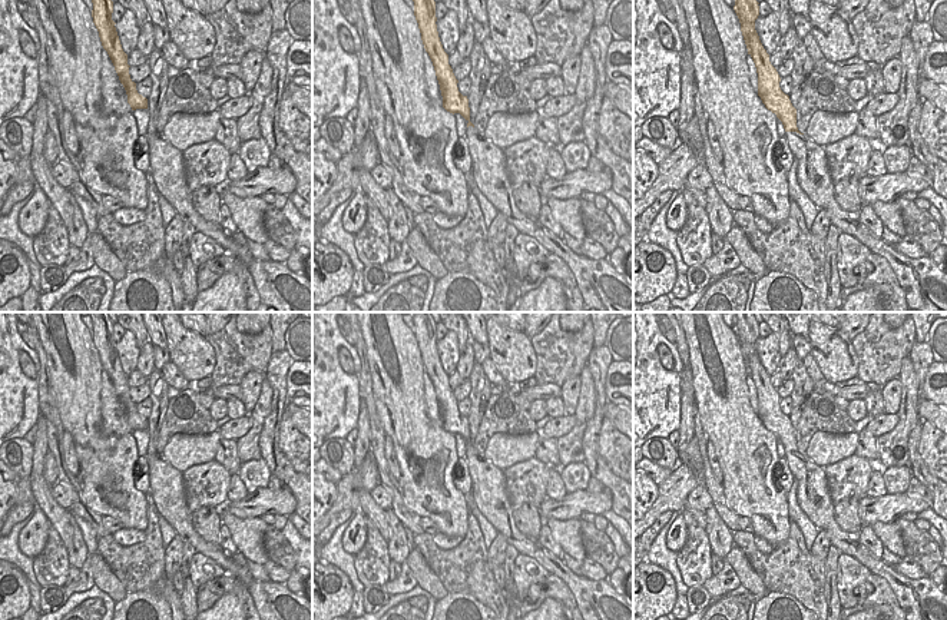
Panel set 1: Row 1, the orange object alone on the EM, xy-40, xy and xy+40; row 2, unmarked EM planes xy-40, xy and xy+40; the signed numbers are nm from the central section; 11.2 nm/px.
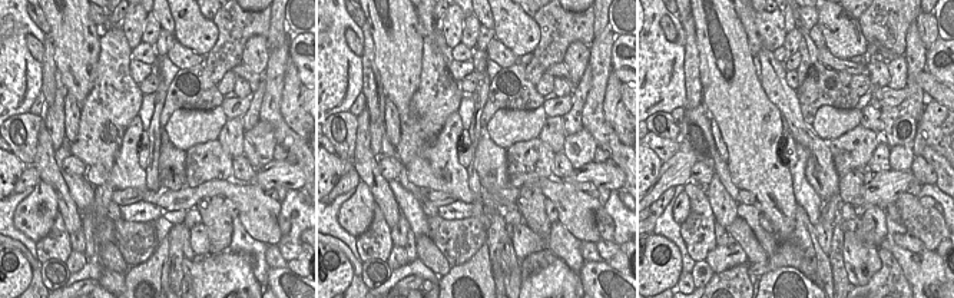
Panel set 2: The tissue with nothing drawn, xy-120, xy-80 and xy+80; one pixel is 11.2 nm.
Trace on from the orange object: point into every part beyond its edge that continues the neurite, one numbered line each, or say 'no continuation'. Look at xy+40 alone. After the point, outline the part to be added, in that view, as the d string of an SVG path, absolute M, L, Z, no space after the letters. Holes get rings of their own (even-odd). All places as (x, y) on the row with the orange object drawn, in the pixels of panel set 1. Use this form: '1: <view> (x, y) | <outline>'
1: xy+40 (924, 282) | M785 132L794 159L798 162L799 188L818 209L828 212L830 221L841 233L857 238L871 253L890 263L903 291L908 309L917 312L947 312L947 272L931 256L911 259L898 253L893 245L877 238L858 221L858 213L848 213L834 199L834 182L830 175L825 150L807 135Z

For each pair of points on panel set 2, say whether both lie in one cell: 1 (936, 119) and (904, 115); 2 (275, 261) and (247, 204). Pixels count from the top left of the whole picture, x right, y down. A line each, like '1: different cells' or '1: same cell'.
1: different cells
2: different cells

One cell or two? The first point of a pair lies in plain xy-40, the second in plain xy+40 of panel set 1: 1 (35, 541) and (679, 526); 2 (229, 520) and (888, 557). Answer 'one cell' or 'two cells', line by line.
1: one cell
2: two cells

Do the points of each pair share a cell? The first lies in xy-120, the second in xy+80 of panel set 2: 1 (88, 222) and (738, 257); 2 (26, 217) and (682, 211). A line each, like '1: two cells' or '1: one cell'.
1: one cell
2: one cell

